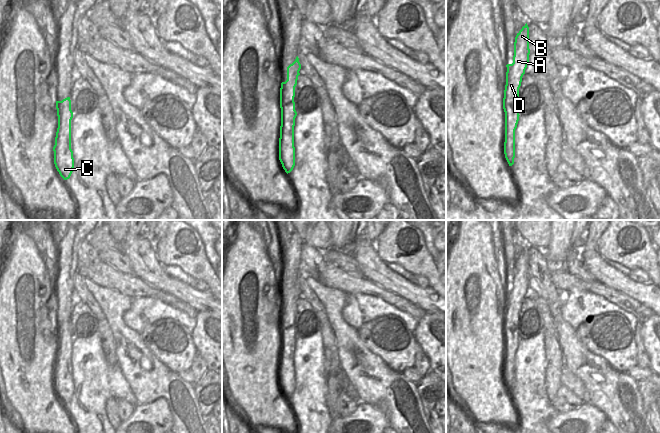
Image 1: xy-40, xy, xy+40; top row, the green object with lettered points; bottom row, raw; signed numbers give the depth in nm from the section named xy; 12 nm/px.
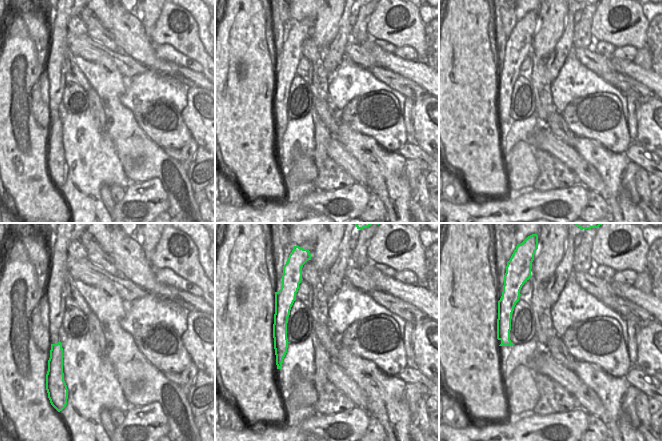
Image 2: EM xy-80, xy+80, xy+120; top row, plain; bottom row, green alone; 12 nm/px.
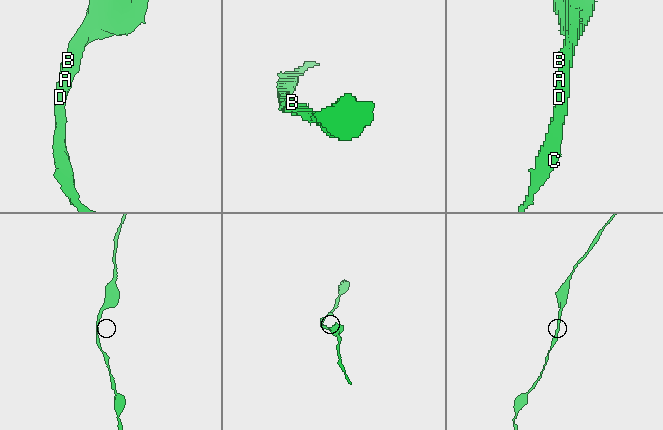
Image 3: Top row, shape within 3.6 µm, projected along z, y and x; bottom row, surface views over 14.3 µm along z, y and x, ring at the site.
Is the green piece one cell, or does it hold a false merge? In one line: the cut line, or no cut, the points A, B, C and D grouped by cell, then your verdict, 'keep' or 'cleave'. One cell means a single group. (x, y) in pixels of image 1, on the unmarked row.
no cut; A B C D; keep

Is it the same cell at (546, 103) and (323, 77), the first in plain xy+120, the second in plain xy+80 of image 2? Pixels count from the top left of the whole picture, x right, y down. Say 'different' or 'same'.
same

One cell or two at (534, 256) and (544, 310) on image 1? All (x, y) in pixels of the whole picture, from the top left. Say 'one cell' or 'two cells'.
two cells

